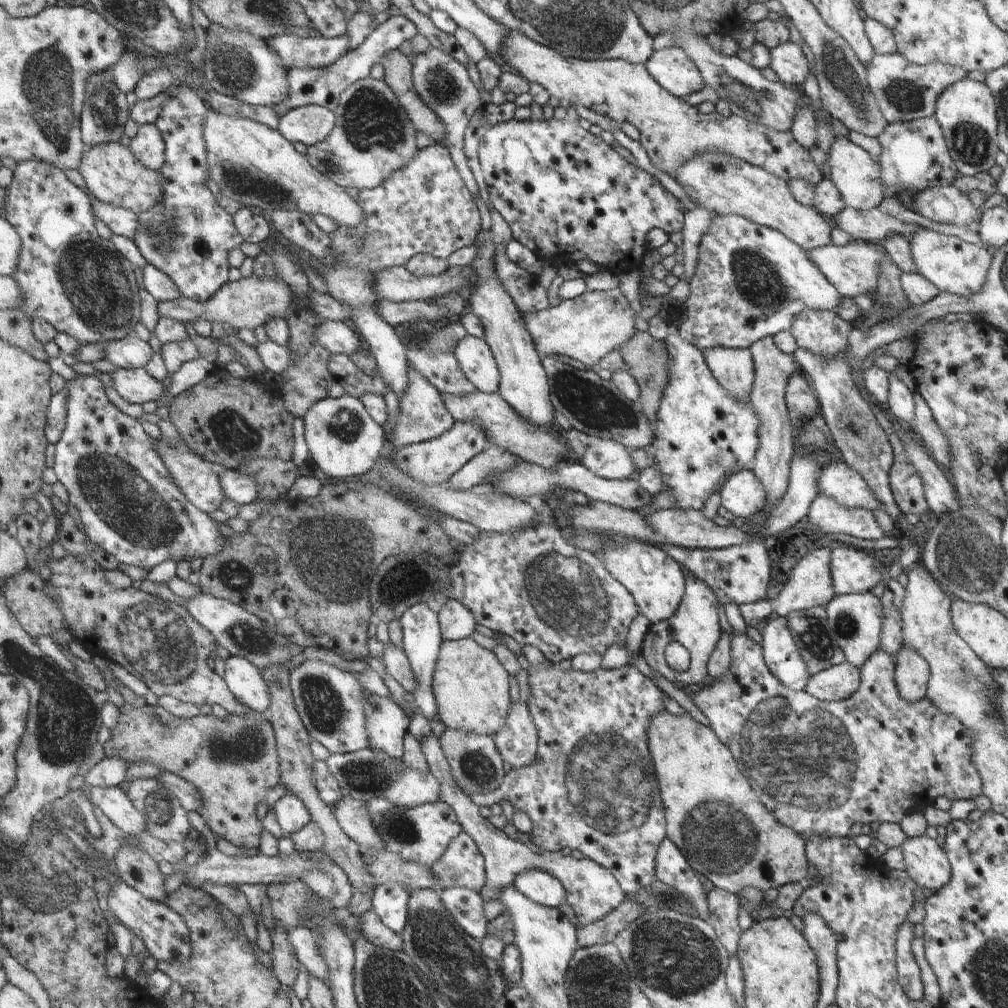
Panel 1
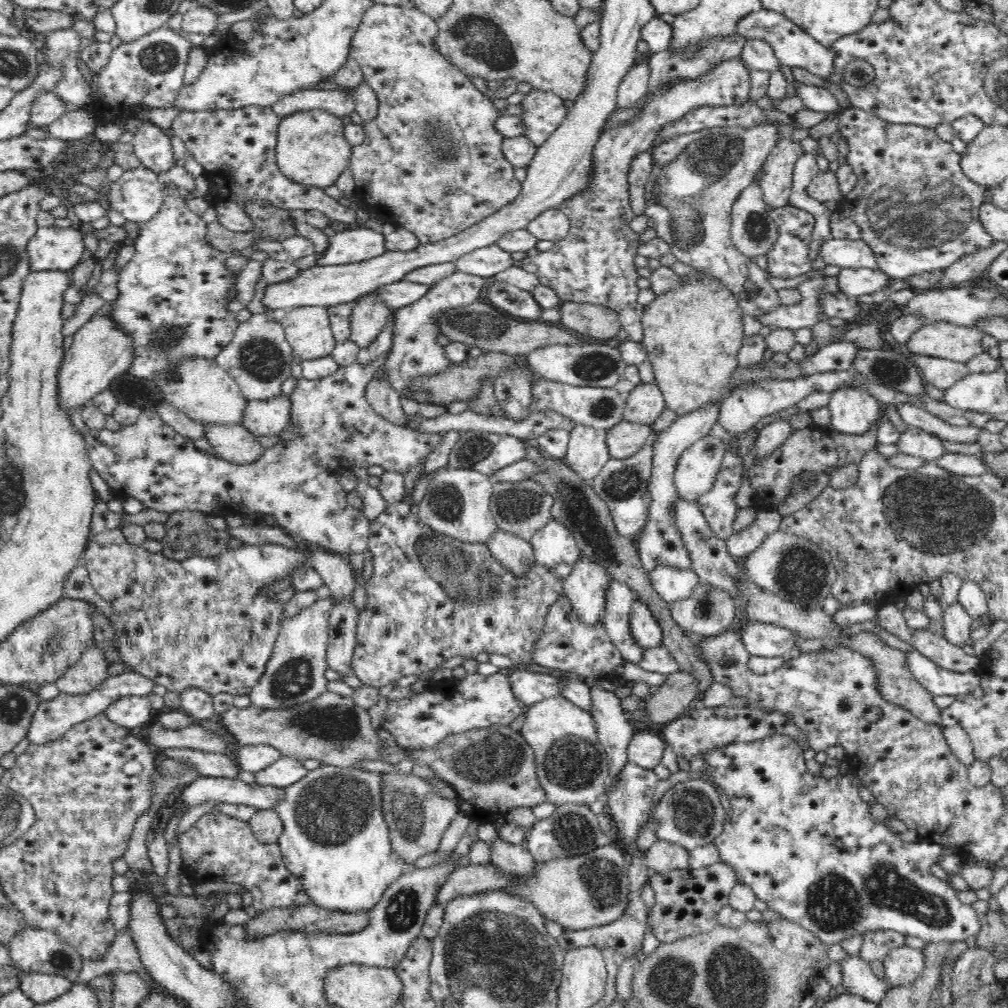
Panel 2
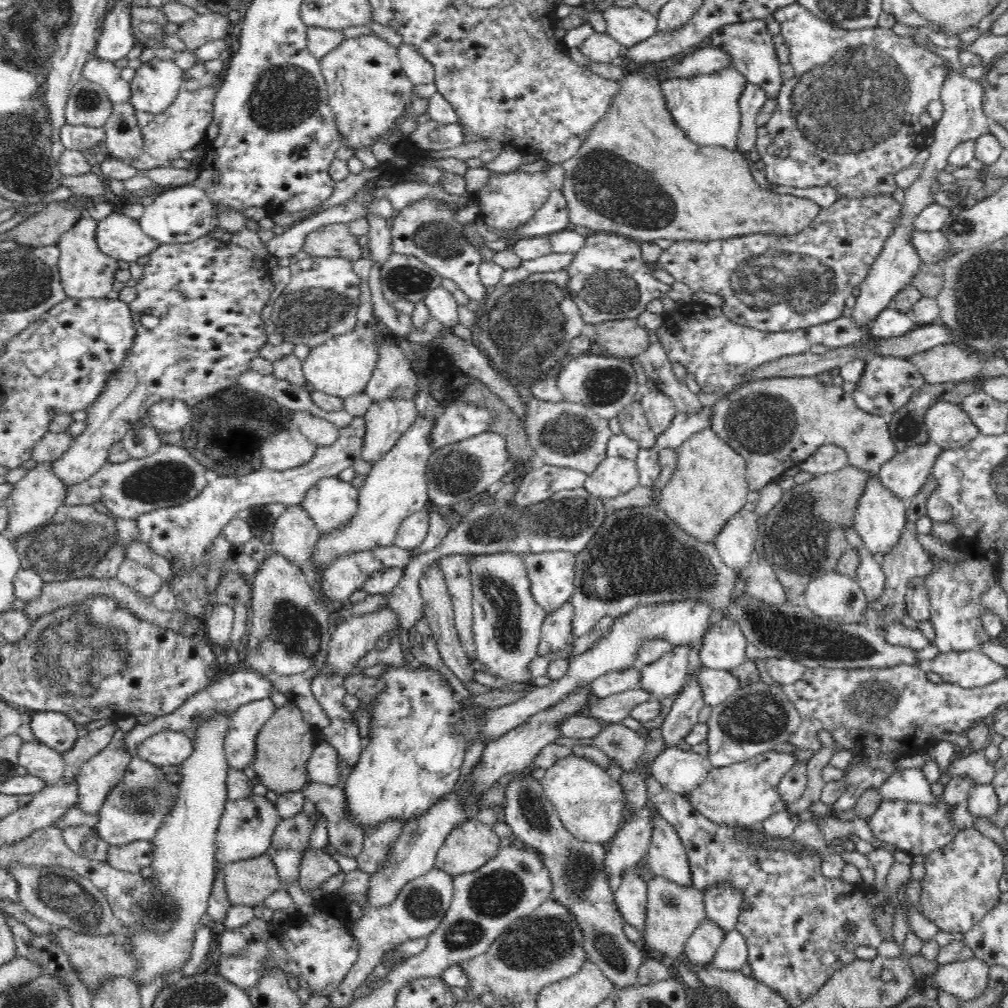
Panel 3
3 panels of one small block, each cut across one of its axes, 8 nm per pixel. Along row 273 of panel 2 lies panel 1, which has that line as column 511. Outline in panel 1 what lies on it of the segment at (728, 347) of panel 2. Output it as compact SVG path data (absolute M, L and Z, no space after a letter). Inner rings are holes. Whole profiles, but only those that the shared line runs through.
M472 636L442 641L432 674L432 694L438 718L448 729L473 735L495 735L505 728L512 706L510 680L494 653L478 644Z

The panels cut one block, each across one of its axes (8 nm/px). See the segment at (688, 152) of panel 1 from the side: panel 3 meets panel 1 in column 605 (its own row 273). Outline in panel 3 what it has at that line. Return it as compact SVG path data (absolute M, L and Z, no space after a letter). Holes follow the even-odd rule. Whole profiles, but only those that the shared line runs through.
M84 214L81 220L71 230L68 230L58 242L57 246L60 250L59 275L63 289L70 298L79 298L80 300L104 298L112 290L116 270L119 269L118 261L98 249L96 228L98 228L98 222Z

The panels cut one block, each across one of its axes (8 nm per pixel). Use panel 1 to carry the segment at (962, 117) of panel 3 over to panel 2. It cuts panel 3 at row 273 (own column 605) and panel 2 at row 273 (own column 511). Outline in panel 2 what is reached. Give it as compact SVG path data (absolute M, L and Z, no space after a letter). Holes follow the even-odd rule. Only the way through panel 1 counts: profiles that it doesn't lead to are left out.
M843 268L837 275L837 287L841 292L850 296L874 294L890 284L890 277L876 268Z

